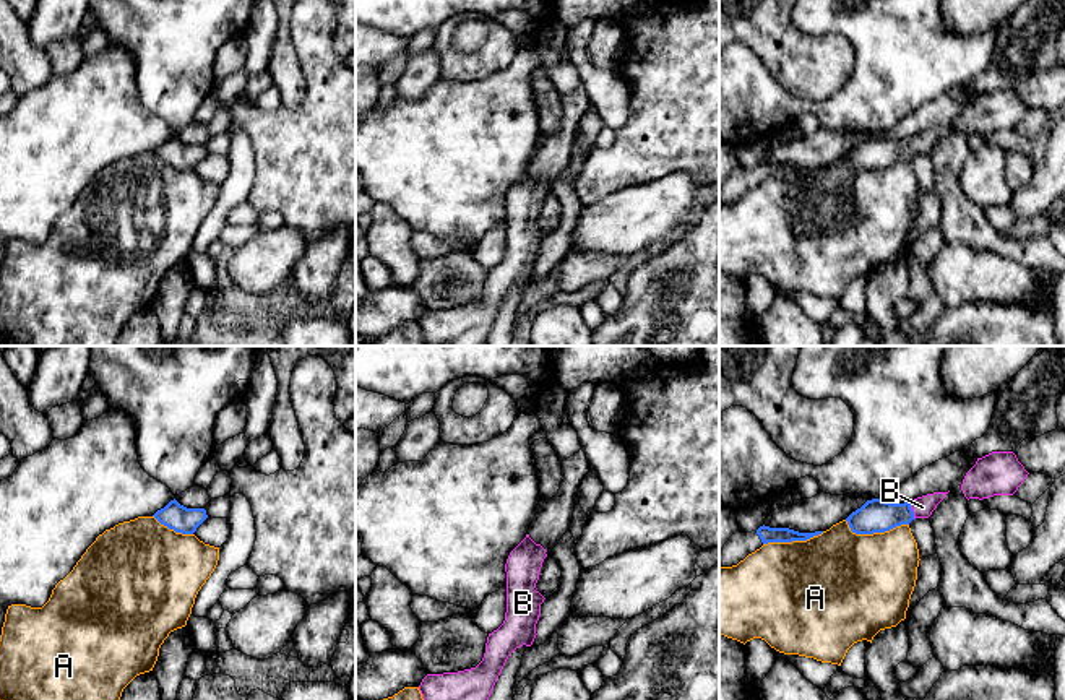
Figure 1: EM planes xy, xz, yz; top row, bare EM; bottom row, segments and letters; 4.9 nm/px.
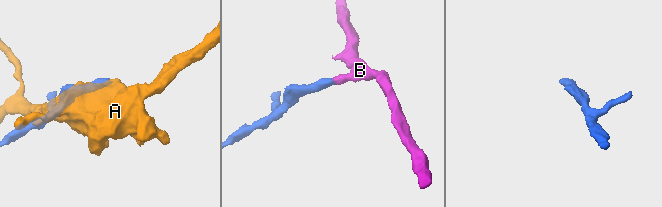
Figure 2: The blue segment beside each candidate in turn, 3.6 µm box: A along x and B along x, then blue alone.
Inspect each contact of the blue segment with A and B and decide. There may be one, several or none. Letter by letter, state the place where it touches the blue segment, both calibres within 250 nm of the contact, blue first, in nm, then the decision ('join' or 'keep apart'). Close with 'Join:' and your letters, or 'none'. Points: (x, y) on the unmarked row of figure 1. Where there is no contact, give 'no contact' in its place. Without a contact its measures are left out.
A: meets blue in yz at (875, 168); 170 nm thick on the blue side, 460 nm on the other; keep apart
B: meets blue in yz at (911, 146); 170 nm thick on the blue side, 110 nm on the other; join
Join: B

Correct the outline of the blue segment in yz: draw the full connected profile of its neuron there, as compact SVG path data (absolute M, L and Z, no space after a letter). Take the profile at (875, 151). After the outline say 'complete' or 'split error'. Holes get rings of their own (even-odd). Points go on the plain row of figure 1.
M933 128L904 140L890 140L882 135L867 136L846 158L856 171L885 169L916 154L929 154L948 128Z | split error

